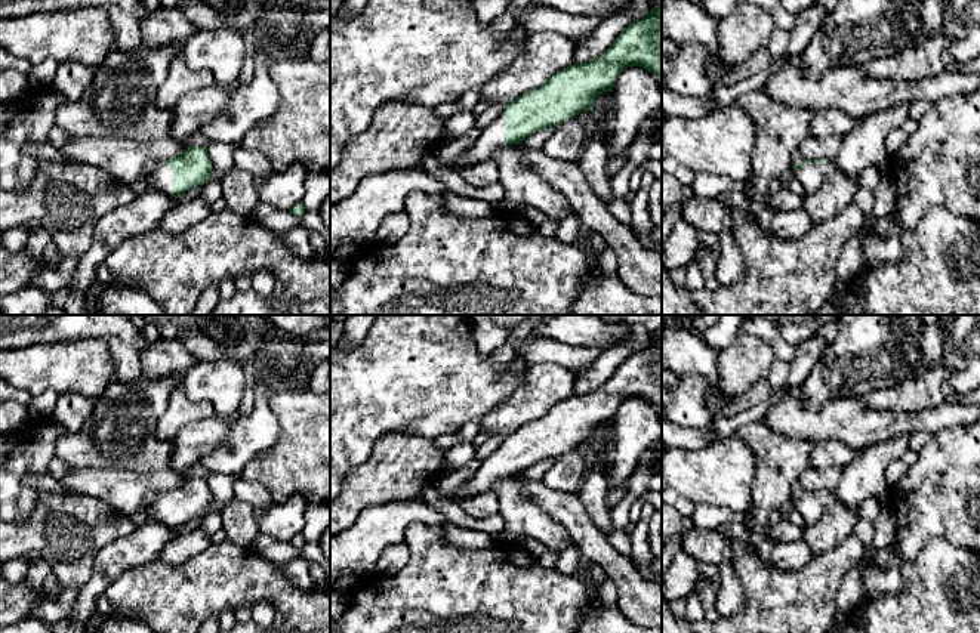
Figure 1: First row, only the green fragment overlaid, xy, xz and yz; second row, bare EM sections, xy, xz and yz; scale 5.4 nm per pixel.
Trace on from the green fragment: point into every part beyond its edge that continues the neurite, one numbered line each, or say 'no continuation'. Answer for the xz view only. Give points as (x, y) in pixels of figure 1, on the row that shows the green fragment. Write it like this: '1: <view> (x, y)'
1: xz (492, 138)

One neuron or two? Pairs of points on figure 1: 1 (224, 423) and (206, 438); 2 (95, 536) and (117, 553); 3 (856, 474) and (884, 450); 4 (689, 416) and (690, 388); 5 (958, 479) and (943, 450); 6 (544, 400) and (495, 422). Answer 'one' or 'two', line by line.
1: one
2: two
3: one
4: one
5: one
6: one

